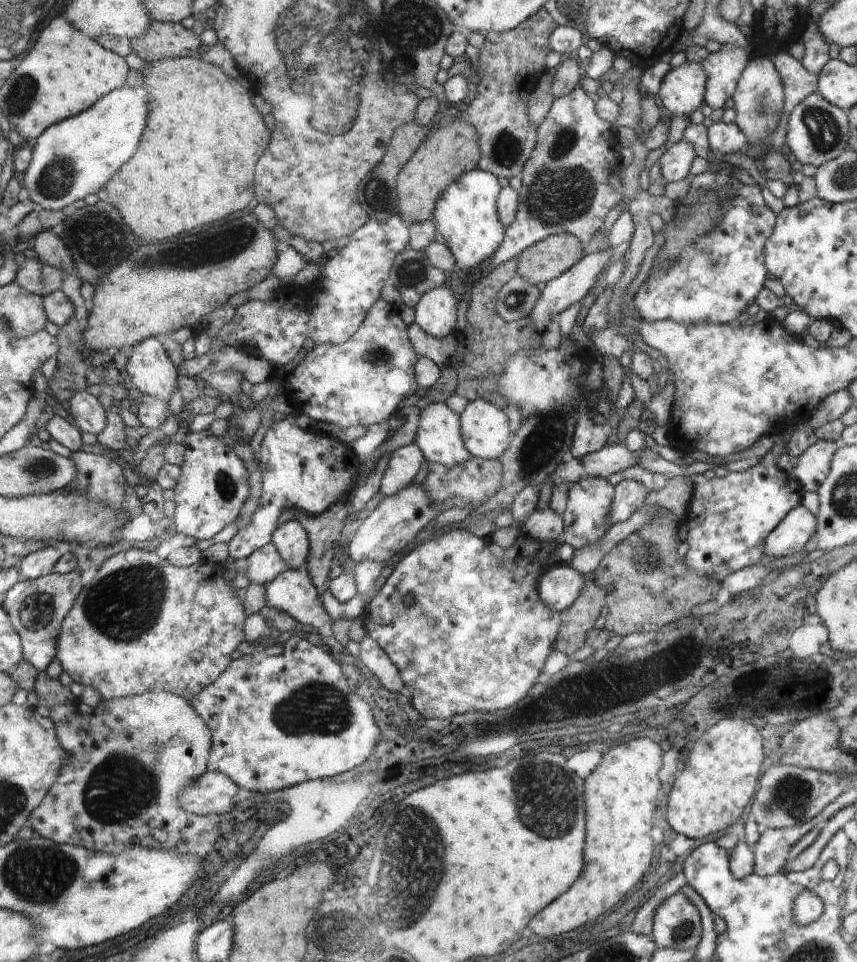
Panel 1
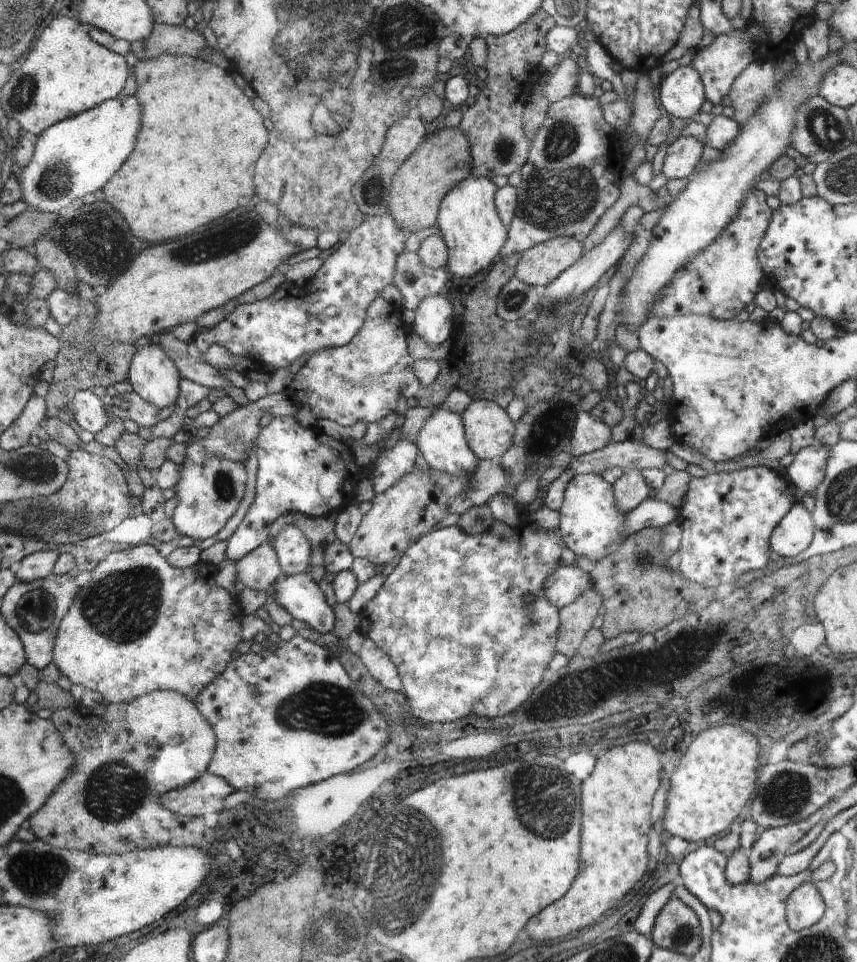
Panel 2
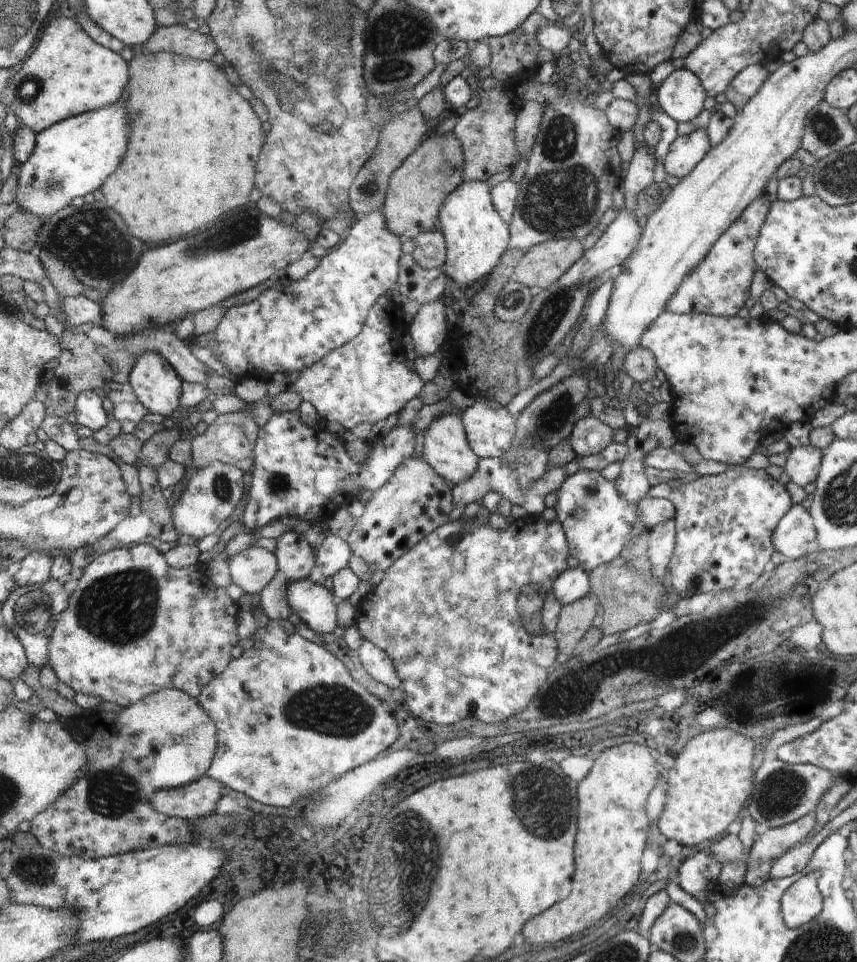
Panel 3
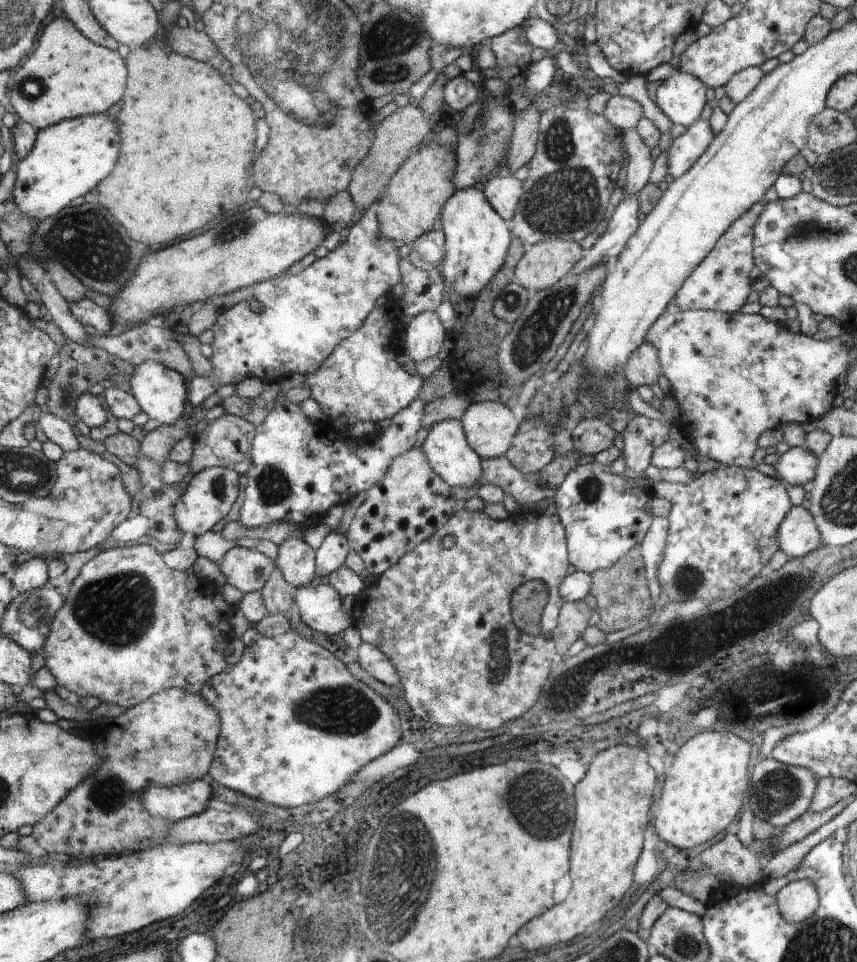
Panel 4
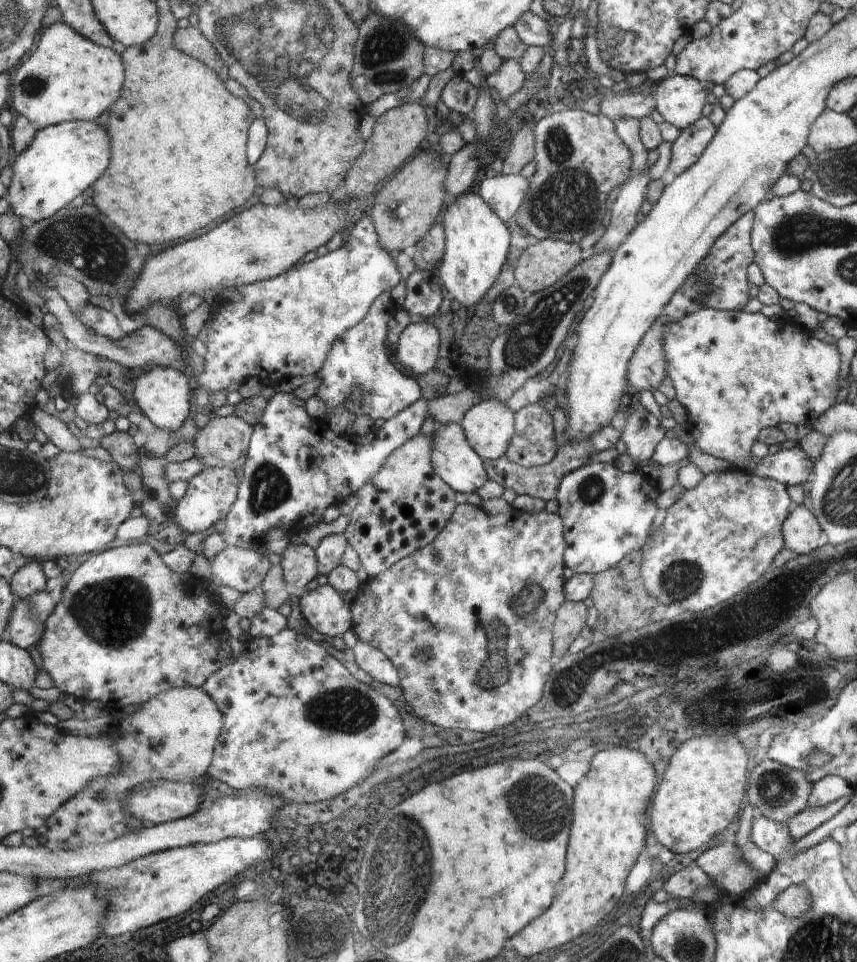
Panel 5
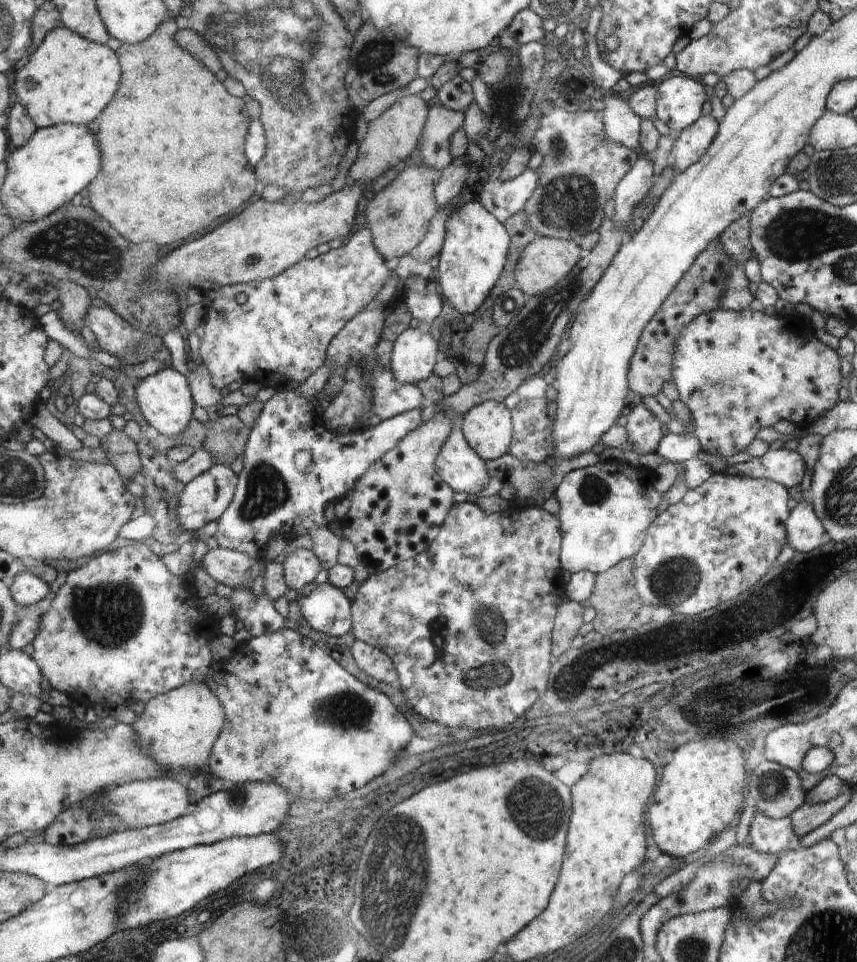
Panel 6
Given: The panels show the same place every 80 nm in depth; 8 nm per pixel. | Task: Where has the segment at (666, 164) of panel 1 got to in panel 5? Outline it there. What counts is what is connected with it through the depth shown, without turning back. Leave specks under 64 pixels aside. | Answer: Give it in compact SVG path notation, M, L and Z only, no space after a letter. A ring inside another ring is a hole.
M709 117L700 118L694 125L681 130L671 147L669 169L677 176L691 168L718 132L715 123Z

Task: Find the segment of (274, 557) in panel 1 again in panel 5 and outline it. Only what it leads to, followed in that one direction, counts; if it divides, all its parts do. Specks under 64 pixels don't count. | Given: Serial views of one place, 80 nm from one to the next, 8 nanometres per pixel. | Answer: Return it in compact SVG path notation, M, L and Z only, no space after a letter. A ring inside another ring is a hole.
M232 545L224 547L209 563L211 580L242 594L262 586L271 570L271 563L264 551Z

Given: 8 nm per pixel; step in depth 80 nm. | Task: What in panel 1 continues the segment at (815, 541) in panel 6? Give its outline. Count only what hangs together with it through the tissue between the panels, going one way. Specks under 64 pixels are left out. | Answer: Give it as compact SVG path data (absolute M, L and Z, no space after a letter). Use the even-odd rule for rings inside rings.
M804 506L790 510L770 532L765 553L774 558L792 557L800 552L816 533L816 517Z

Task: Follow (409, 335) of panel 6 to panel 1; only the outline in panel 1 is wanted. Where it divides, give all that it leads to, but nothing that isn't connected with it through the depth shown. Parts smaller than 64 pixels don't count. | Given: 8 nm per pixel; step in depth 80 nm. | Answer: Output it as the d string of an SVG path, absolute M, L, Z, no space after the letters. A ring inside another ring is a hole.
M445 283L442 286L436 286L432 288L430 292L426 292L418 304L416 304L416 324L420 326L420 329L424 334L432 336L432 338L446 338L448 334L452 333L452 328L456 324L456 298L452 294L450 288L446 288Z

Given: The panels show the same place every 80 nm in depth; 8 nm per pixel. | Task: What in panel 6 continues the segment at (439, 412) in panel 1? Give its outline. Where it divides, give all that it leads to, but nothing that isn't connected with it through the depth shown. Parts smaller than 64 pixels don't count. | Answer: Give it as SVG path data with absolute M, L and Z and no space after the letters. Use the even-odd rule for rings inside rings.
M460 425L444 441L434 466L438 476L455 492L478 494L490 480L484 459L467 441Z

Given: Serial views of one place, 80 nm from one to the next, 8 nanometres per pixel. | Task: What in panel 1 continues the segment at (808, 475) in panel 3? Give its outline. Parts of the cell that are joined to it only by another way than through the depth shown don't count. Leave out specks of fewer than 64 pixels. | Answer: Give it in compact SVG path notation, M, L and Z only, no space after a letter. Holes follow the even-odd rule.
M818 440L799 456L798 464L790 474L802 484L805 492L817 492L830 476L831 463L838 446L837 442Z

